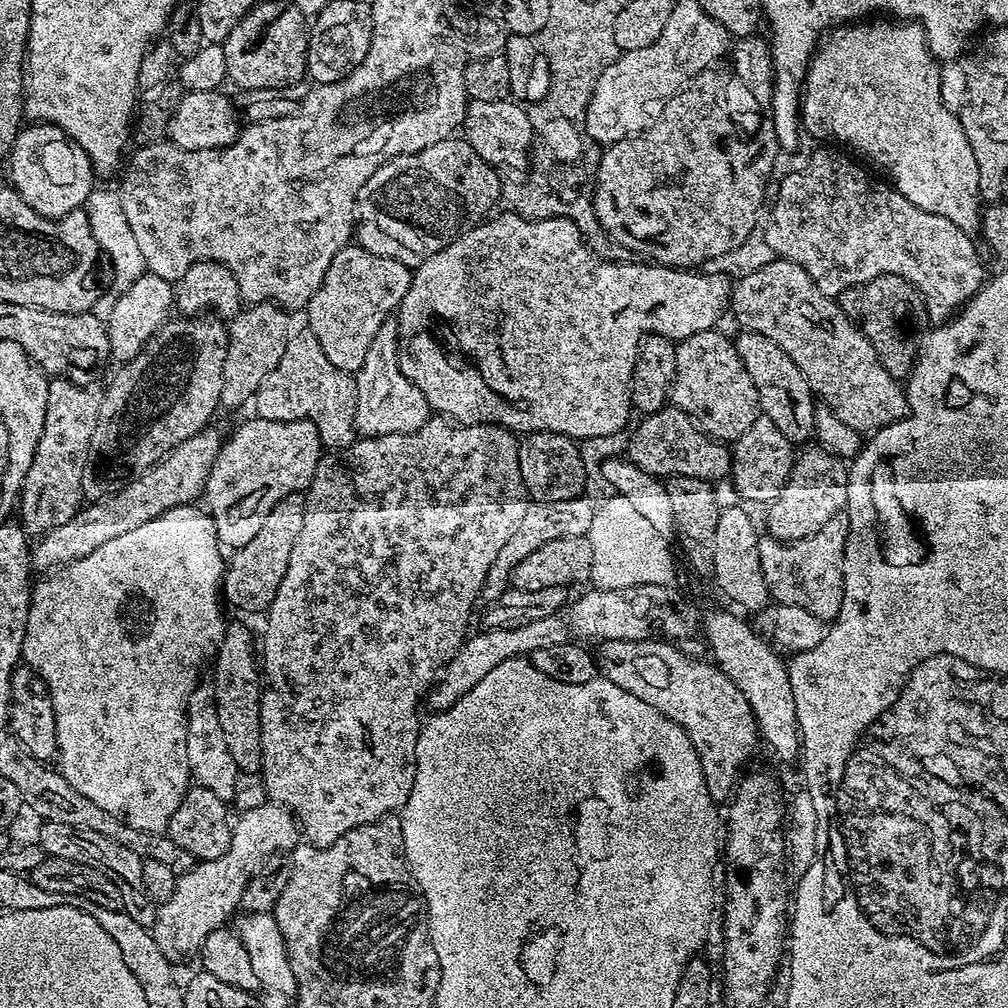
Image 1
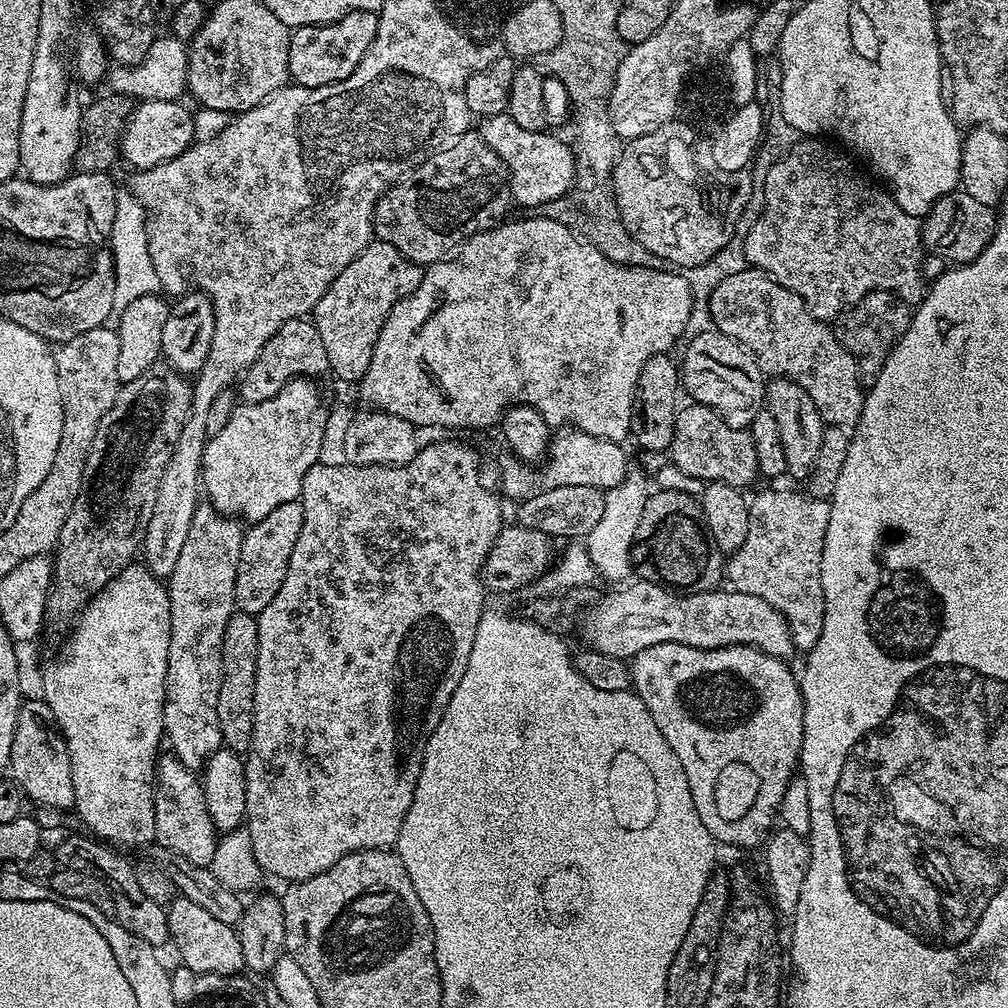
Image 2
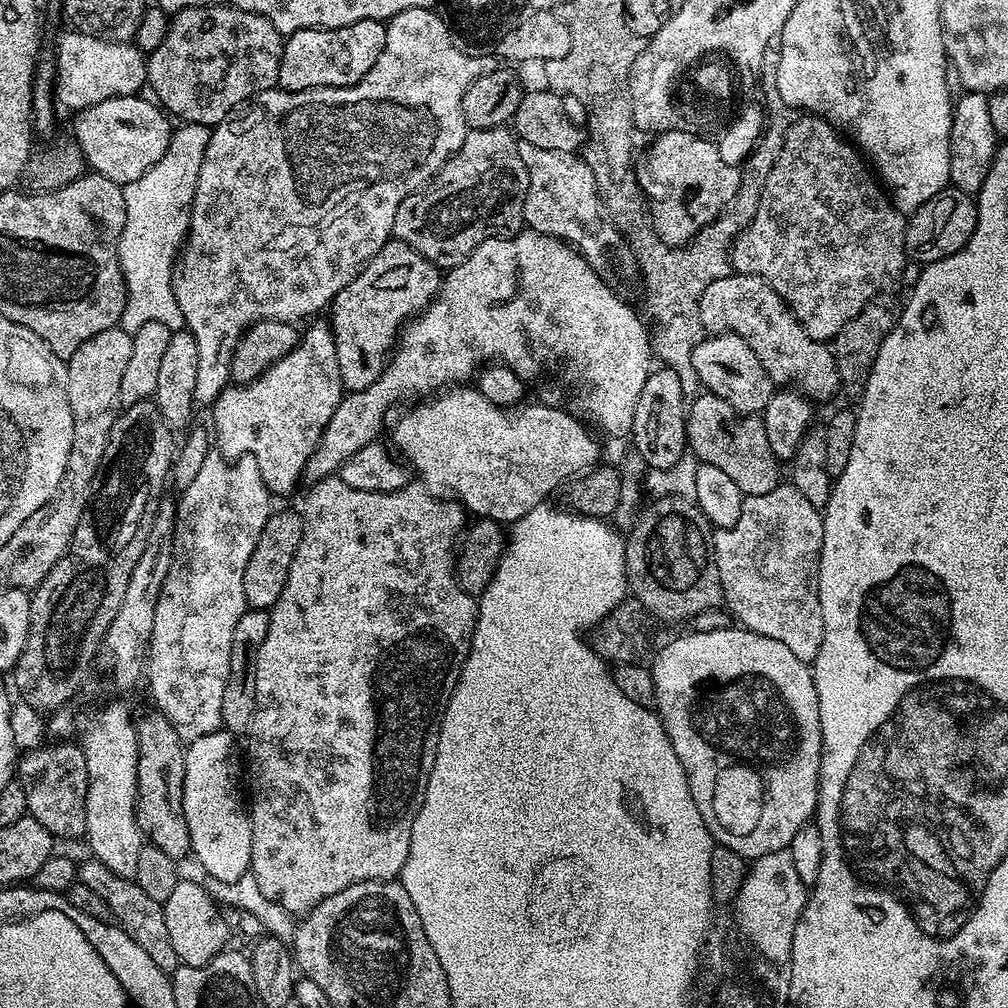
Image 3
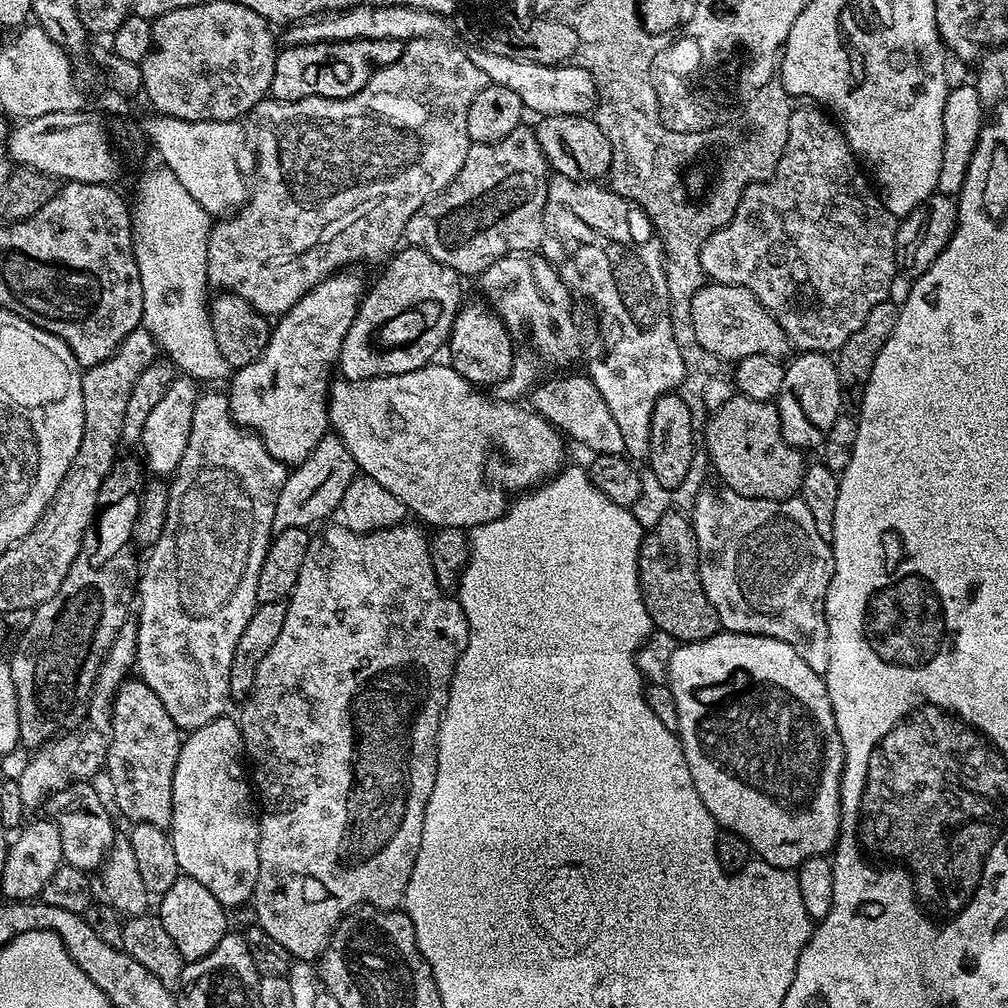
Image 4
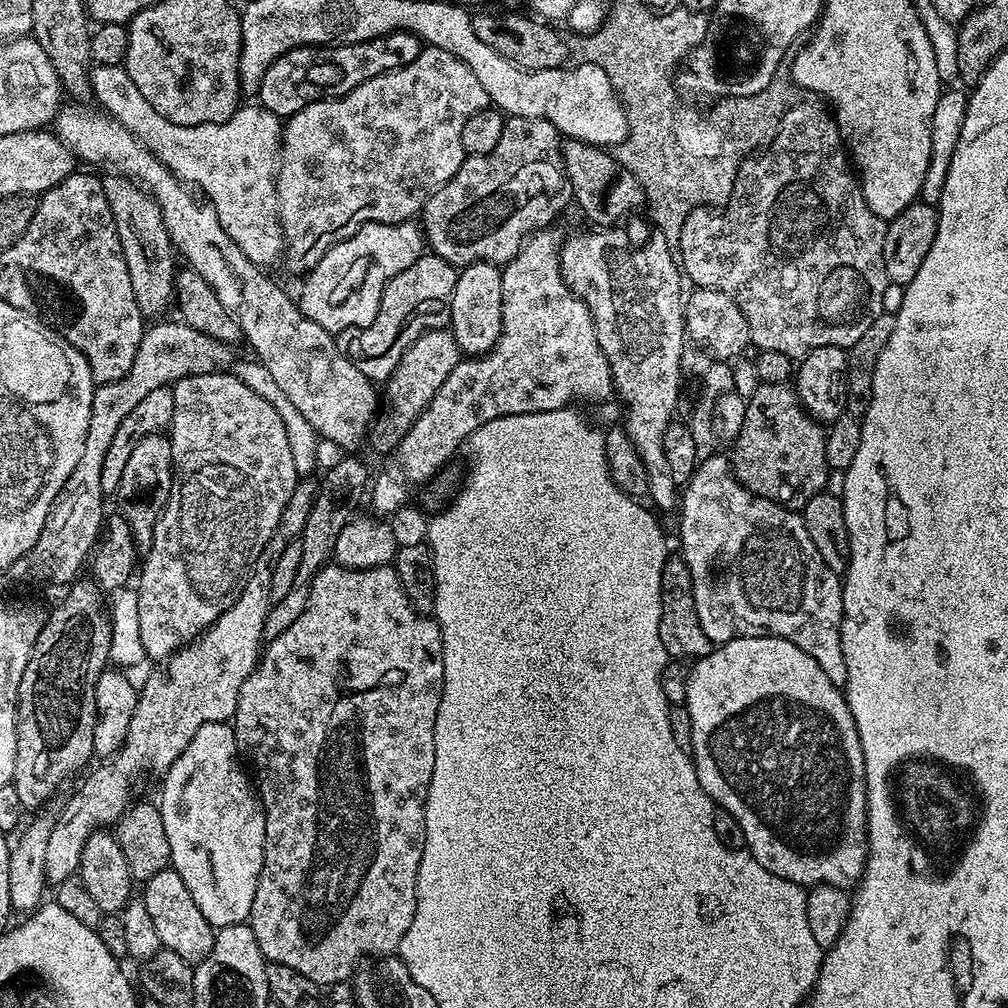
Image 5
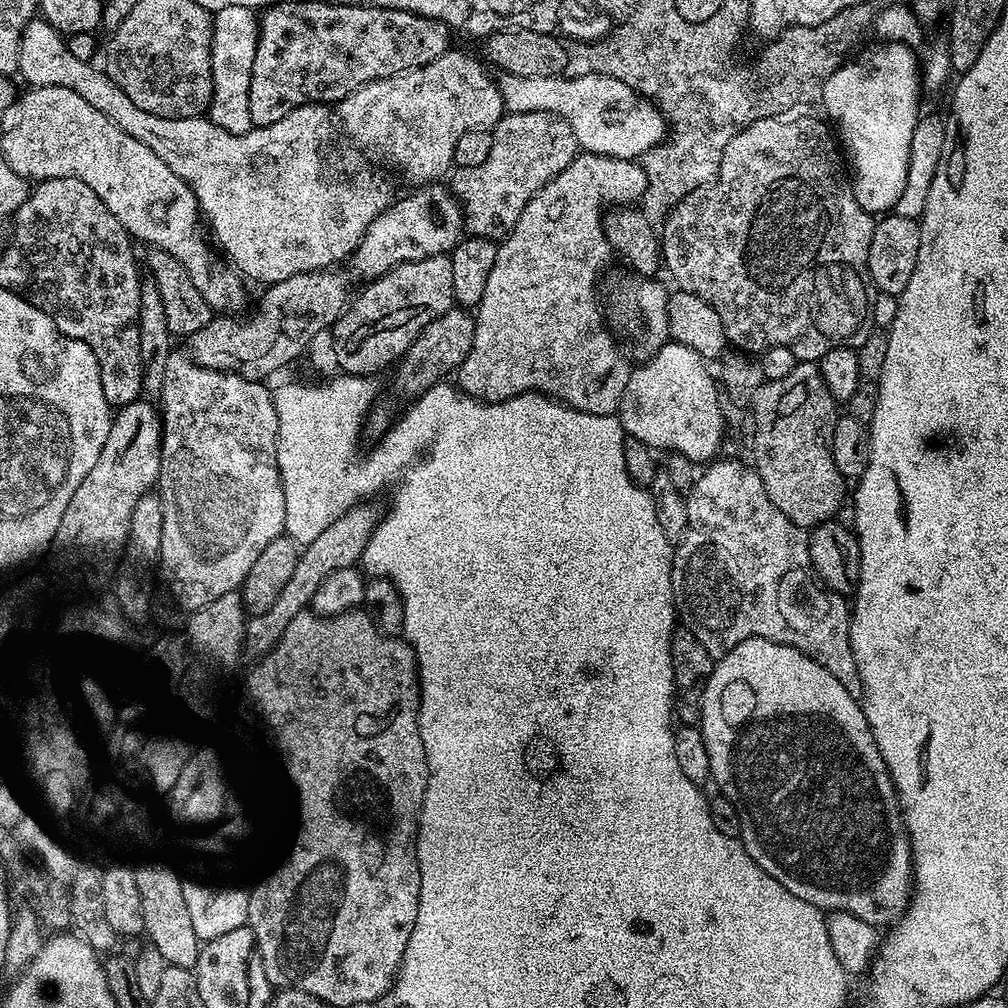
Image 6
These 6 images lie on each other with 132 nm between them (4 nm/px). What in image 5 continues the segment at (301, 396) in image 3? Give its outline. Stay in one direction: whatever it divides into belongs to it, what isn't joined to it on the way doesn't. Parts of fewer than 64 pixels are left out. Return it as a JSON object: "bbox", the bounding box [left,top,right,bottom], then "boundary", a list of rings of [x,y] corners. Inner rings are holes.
{"bbox":[298,223,425,334],"boundary":[[[419,223],[367,224],[350,238],[339,240],[303,277],[298,303],[301,312],[333,334],[365,328],[374,322],[386,286],[402,270],[425,255],[424,229]]]}

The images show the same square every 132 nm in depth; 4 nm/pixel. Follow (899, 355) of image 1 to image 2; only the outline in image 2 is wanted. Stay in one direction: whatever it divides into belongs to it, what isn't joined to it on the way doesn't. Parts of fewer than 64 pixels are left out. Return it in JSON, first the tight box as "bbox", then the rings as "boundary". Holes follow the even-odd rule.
{"bbox":[834,292,912,378],"boundary":[[[871,292],[836,317],[834,331],[838,342],[855,358],[857,369],[872,378],[880,371],[894,345],[906,334],[912,313],[910,305],[892,292]]]}

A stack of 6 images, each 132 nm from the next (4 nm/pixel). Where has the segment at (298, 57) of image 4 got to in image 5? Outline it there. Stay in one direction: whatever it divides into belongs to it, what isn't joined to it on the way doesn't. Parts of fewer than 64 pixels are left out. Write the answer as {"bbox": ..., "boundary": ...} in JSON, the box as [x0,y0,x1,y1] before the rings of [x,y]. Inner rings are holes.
{"bbox":[259,32,422,117],"boundary":[[[395,32],[361,44],[340,46],[344,49],[344,56],[348,56],[348,60],[352,60],[352,64],[356,64],[360,72],[270,72],[266,70],[260,82],[259,103],[276,116],[290,117],[316,100],[344,96],[347,92],[352,92],[358,86],[362,86],[362,82],[370,78],[381,76],[395,68],[410,66],[410,62],[418,58],[422,41],[409,32]]]}

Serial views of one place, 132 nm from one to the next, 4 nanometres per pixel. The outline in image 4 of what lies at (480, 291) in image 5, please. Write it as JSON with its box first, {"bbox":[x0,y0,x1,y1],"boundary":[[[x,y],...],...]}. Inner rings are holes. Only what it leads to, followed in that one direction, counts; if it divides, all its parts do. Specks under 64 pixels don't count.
{"bbox":[446,303,518,390],"boundary":[[[465,303],[456,313],[446,352],[452,355],[450,363],[454,371],[462,374],[473,386],[492,390],[495,389],[496,384],[506,382],[506,378],[510,378],[510,370],[514,370],[518,352],[517,349],[512,349],[513,333],[510,329],[504,325],[499,316],[493,313],[487,303],[479,303]]]}

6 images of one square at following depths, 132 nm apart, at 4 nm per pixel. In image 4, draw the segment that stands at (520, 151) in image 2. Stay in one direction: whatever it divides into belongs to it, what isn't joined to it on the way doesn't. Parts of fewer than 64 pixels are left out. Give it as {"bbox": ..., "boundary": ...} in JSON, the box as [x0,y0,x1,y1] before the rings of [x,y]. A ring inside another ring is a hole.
{"bbox":[545,175,654,248],"boundary":[[[553,175],[548,181],[545,208],[548,209],[548,220],[552,220],[552,228],[560,224],[560,232],[564,232],[564,224],[568,224],[568,216],[576,212],[576,216],[580,216],[580,220],[584,220],[588,228],[600,228],[600,224],[604,224],[604,228],[612,228],[608,236],[618,236],[621,245],[635,248],[637,244],[649,243],[654,236],[654,229],[648,220],[648,215],[631,200],[625,196],[619,196],[617,192],[612,191],[611,187],[600,182]]]}

